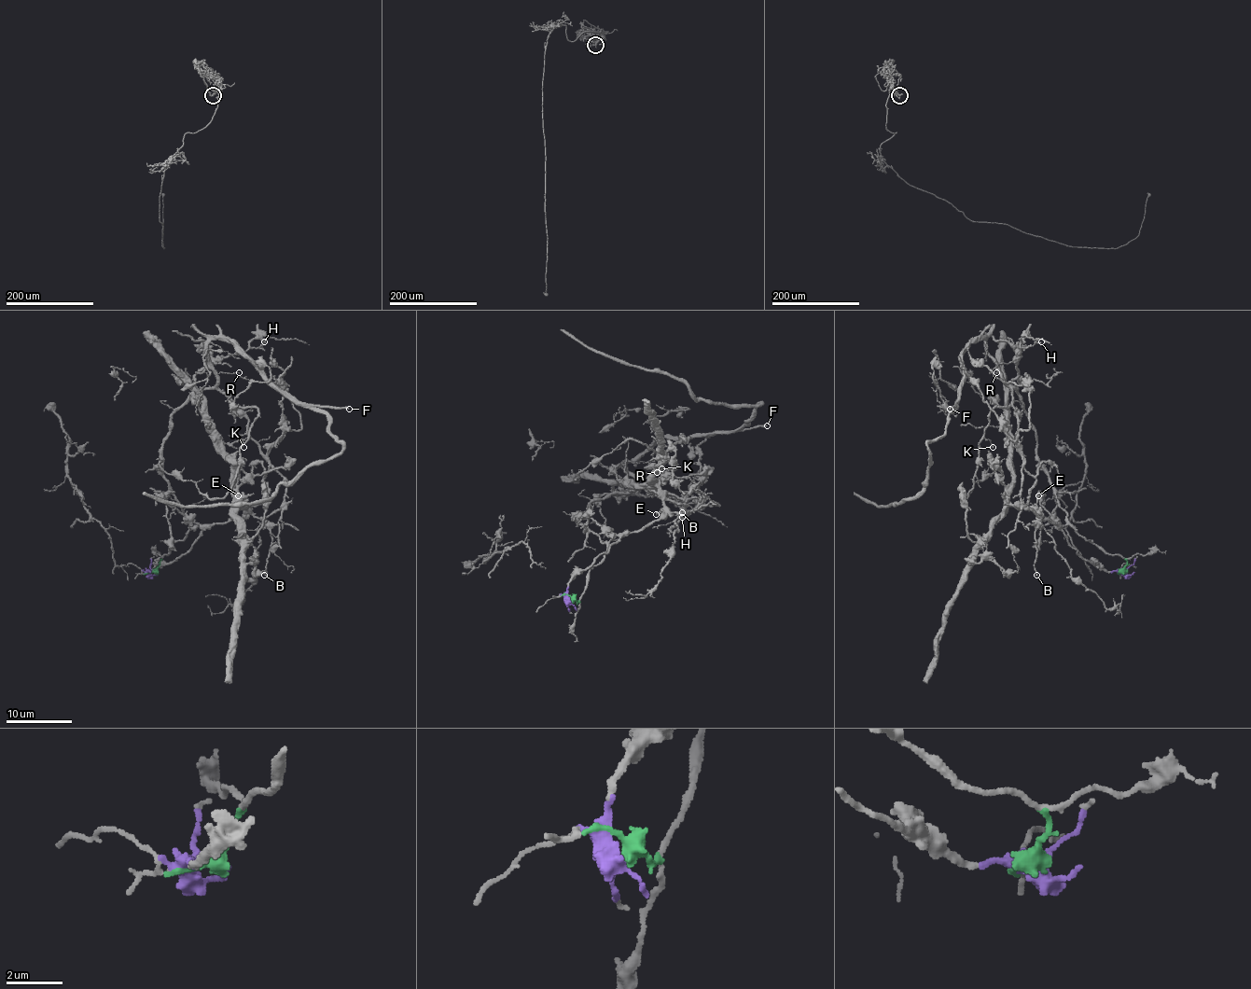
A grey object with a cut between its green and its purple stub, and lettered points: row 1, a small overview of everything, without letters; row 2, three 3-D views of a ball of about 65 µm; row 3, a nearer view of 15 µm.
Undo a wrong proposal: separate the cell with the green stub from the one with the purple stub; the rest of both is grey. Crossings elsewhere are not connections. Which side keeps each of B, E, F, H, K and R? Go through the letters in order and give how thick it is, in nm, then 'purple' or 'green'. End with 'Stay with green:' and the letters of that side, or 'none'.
B: 180 nm thick; purple
E: 170 nm thick; purple
F: 240 nm thick; green
H: 160 nm thick; purple
K: 120 nm thick; green
R: 100 nm thick; green
Stay with green: F, K, R

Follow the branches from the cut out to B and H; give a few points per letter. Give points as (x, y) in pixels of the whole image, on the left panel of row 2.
B: (152, 571), (185, 554), (206, 528), (216, 522), (246, 520), (251, 515), (268, 528), (272, 539), (264, 576)
H: (152, 571), (185, 554), (206, 528), (243, 516), (234, 462), (195, 381), (206, 367), (264, 341)

